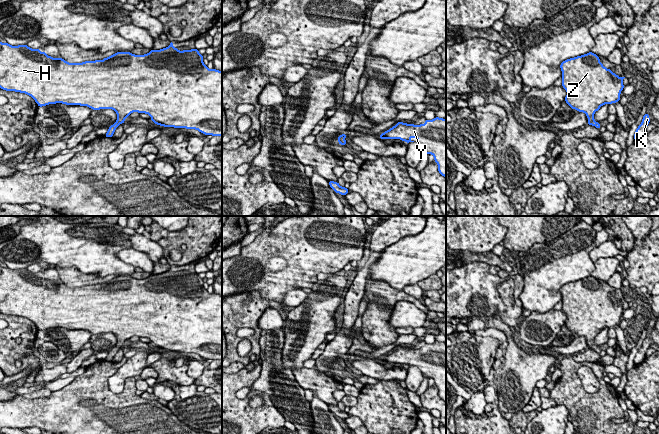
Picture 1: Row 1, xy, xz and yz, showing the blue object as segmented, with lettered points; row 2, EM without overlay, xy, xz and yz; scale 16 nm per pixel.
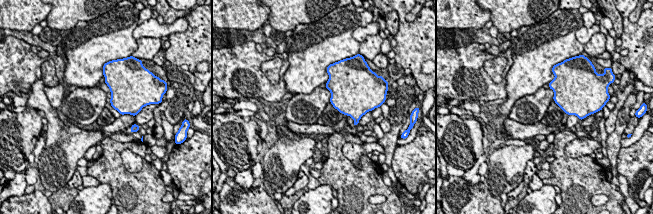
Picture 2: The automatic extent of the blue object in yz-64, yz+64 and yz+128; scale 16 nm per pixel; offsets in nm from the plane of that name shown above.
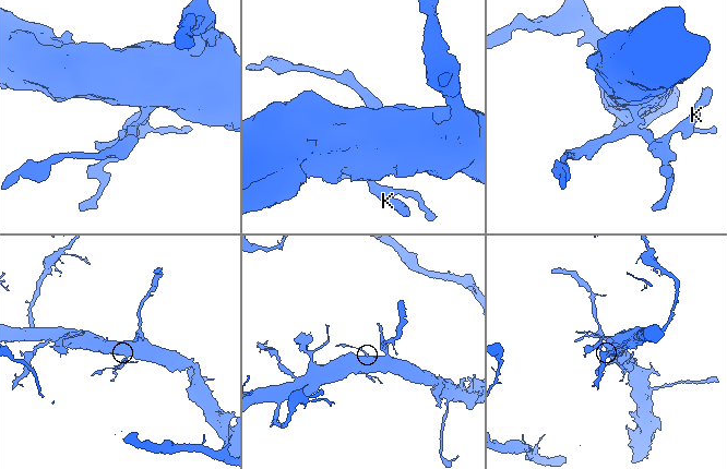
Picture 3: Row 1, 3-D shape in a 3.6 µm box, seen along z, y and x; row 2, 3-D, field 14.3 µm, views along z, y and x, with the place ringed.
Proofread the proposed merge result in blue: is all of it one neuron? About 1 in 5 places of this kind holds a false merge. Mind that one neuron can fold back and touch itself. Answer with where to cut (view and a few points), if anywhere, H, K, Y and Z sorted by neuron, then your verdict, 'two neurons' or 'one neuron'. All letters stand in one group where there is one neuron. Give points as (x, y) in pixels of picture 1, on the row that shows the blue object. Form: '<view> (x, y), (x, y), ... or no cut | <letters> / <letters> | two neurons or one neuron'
no cut | H K Y Z | one neuron

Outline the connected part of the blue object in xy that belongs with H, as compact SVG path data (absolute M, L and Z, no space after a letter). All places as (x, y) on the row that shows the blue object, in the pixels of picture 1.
M170 41L170 45L160 50L150 50L149 53L144 55L135 55L131 52L117 52L102 61L85 61L82 63L68 63L62 58L53 58L46 55L46 51L40 52L40 48L32 49L26 44L12 46L8 43L0 42L0 88L6 91L15 91L25 93L31 96L39 107L49 104L62 103L66 105L80 105L87 106L92 110L100 109L113 109L117 114L117 121L108 128L108 132L105 137L113 137L116 128L125 122L125 119L129 117L132 112L145 113L151 117L151 120L156 124L164 127L174 128L186 128L195 129L205 135L222 136L222 71L212 69L210 70L207 65L203 63L203 56L199 53L198 49L179 51L173 47L173 41Z

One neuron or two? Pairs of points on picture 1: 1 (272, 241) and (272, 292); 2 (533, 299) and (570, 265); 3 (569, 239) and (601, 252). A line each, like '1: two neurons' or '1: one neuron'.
1: one neuron
2: one neuron
3: two neurons

